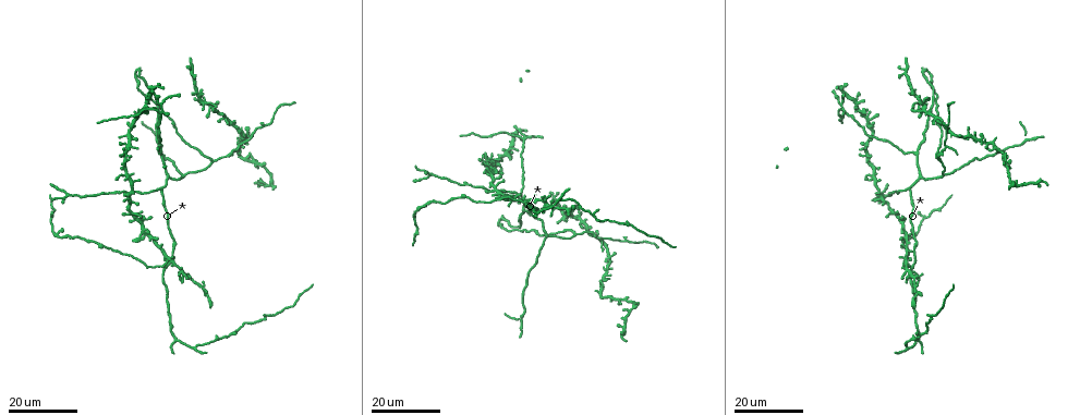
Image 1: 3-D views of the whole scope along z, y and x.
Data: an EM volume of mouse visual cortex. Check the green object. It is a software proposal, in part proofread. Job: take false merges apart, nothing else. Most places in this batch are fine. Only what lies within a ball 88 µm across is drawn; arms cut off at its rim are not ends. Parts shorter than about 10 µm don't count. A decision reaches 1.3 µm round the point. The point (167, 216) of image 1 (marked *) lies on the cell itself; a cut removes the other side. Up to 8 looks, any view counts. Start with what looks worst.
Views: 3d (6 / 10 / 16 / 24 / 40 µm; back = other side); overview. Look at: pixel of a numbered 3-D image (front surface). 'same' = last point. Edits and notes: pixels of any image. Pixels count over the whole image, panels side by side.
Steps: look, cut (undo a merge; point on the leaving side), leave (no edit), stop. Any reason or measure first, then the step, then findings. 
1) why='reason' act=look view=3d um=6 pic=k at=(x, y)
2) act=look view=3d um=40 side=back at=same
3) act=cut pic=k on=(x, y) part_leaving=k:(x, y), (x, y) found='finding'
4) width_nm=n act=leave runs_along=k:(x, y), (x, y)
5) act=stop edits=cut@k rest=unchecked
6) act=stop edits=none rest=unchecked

why='four or more arms meet' act=look view=3d um=16 pic=1 at=(164, 270)

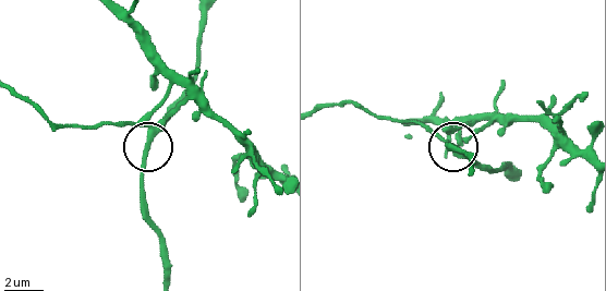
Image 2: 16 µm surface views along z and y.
why='zoom in' act=look view=3d um=10 pic=2 at=(152, 134)

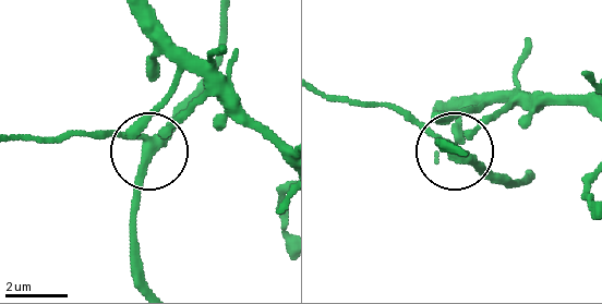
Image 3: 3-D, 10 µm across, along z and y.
arms=5 act=leave found='continuous, no second cell'

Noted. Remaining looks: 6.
why='branch point' act=look view=3d um=16 pic=1 at=(161, 190)

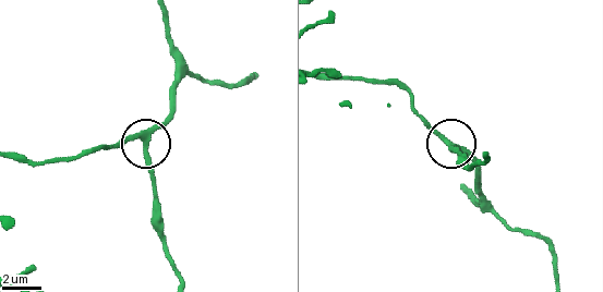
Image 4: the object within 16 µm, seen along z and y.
why='zoom in' act=look view=3d um=6 pic=4 at=(146, 135)

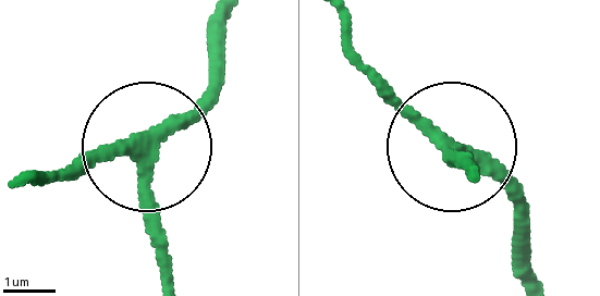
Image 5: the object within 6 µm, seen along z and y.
arms=3 act=leave runs_along=5:(163, 280), (142, 153), (115, 150), (56, 175) found='one cell here'

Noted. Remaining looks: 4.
why='thick turns thin' act=look view=3d um=24 pic=1 at=(632, 224)

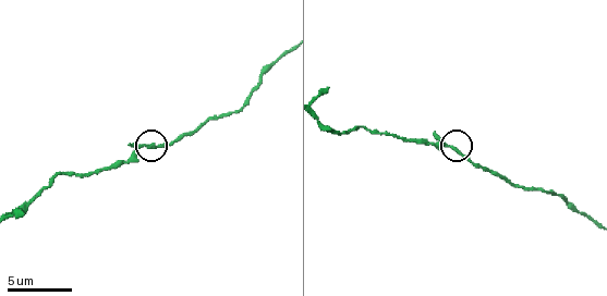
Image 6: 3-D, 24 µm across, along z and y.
why='closer look' act=look view=3d um=10 pic=6 at=(146, 145)

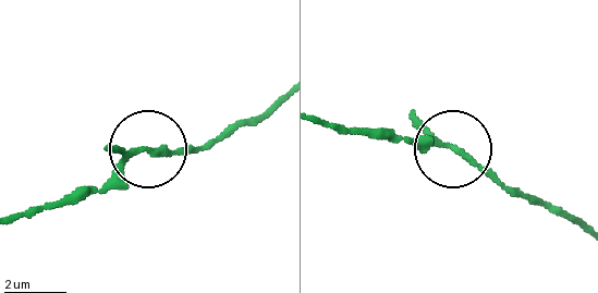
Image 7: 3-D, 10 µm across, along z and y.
act=look view=3d um=10 side=back pic=7 at=(149, 153)

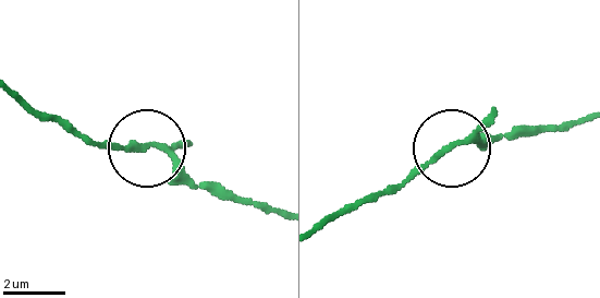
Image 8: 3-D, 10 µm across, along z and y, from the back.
act=leave runs_along=8:(585, 117), (523, 124), (437, 151), (392, 192) found='all the same cell'

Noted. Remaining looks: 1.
act=stop edits=none rest=unchecked

